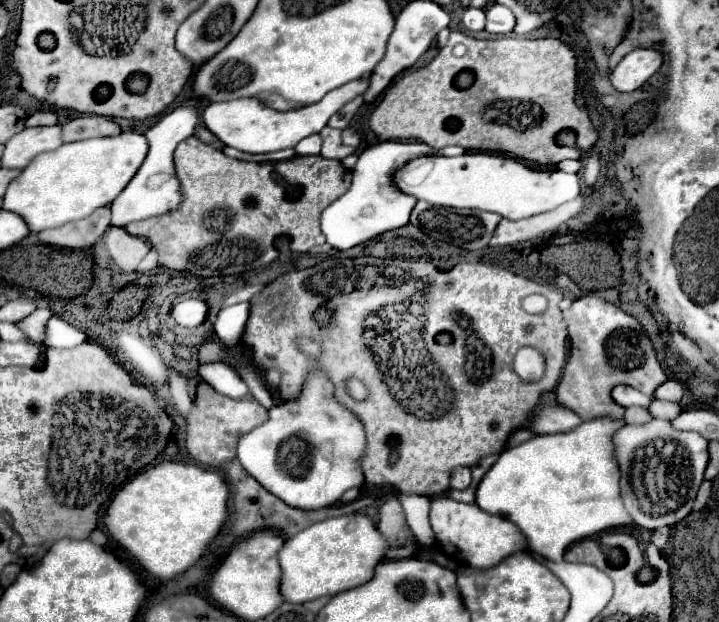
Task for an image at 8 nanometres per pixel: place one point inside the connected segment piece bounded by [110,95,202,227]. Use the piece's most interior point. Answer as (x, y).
(155, 190)

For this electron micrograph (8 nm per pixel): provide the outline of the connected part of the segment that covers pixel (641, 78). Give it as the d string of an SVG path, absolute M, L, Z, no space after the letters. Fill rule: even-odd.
M654 47L634 49L618 63L618 67L610 75L610 81L618 91L634 91L642 87L660 69L662 61L662 53Z

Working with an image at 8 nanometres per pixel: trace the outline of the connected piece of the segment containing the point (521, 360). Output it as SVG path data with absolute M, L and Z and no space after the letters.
M522 349L514 359L516 373L526 381L538 381L544 371L544 357L536 349Z

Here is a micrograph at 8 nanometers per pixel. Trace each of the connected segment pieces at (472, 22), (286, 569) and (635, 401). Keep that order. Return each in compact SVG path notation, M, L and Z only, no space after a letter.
M468 7L462 15L462 23L468 31L482 31L484 29L484 9Z
M342 515L314 523L292 539L286 539L280 549L282 595L288 603L306 603L326 595L338 595L372 579L374 569L384 561L390 543L380 533L368 515Z
M618 385L612 389L612 397L618 405L622 407L632 407L632 405L640 405L640 407L648 407L652 403L652 397L644 395L642 391L636 391L632 387L626 385Z

